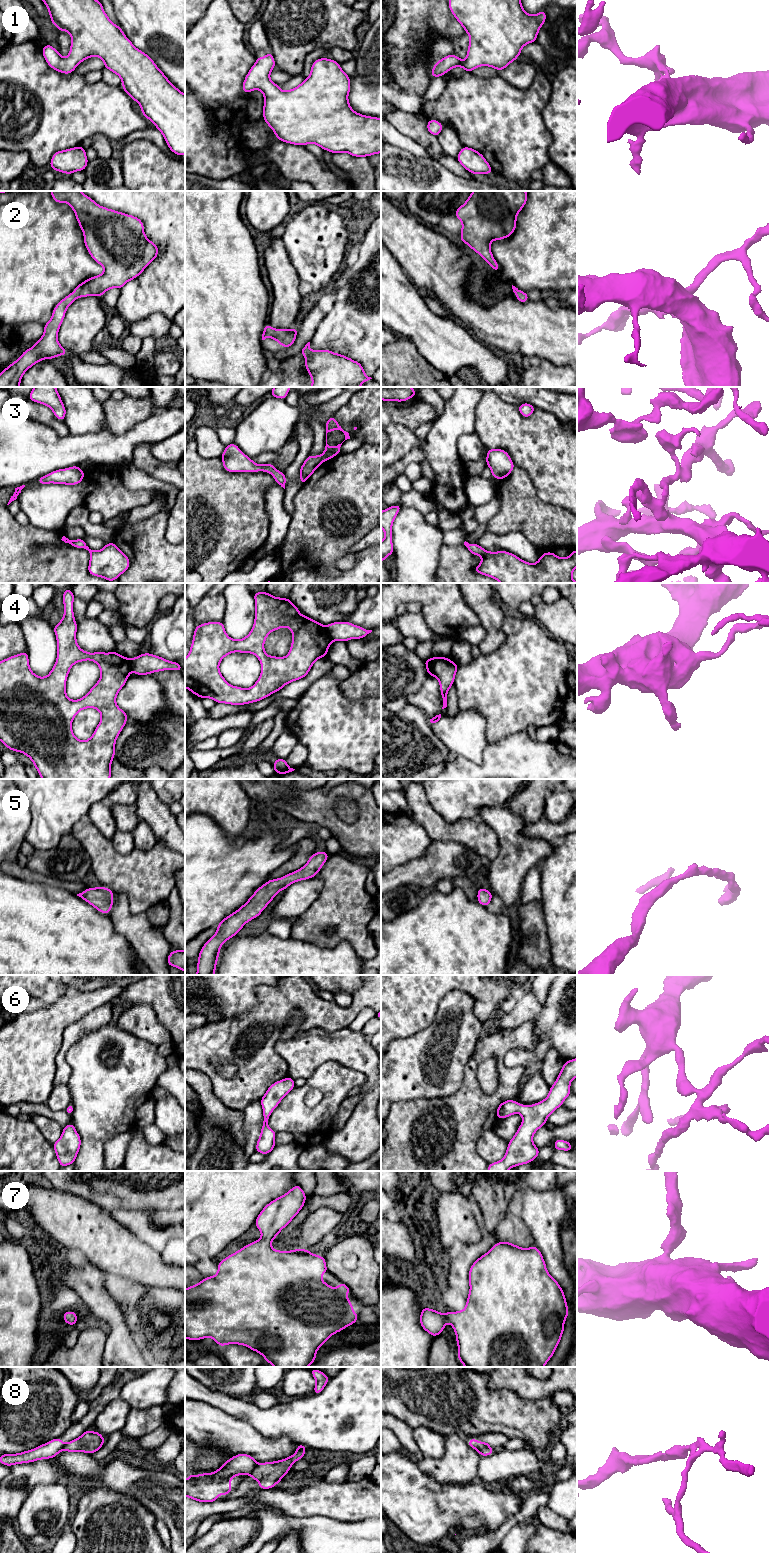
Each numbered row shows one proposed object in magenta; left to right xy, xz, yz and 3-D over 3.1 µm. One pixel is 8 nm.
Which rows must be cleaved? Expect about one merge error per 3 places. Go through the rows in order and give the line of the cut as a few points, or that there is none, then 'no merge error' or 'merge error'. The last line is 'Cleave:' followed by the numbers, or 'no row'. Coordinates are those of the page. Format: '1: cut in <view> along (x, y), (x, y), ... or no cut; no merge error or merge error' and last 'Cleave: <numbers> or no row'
1: no cut; no merge error
2: no cut; no merge error
3: no cut; no merge error
4: cut in xz along (325, 626), (327, 635), (332, 640); merge error
5: no cut; no merge error
6: no cut; no merge error
7: no cut; no merge error
8: cut in yz along (489, 1446), (483, 1446), (478, 1450); merge error
Cleave: 4, 8

